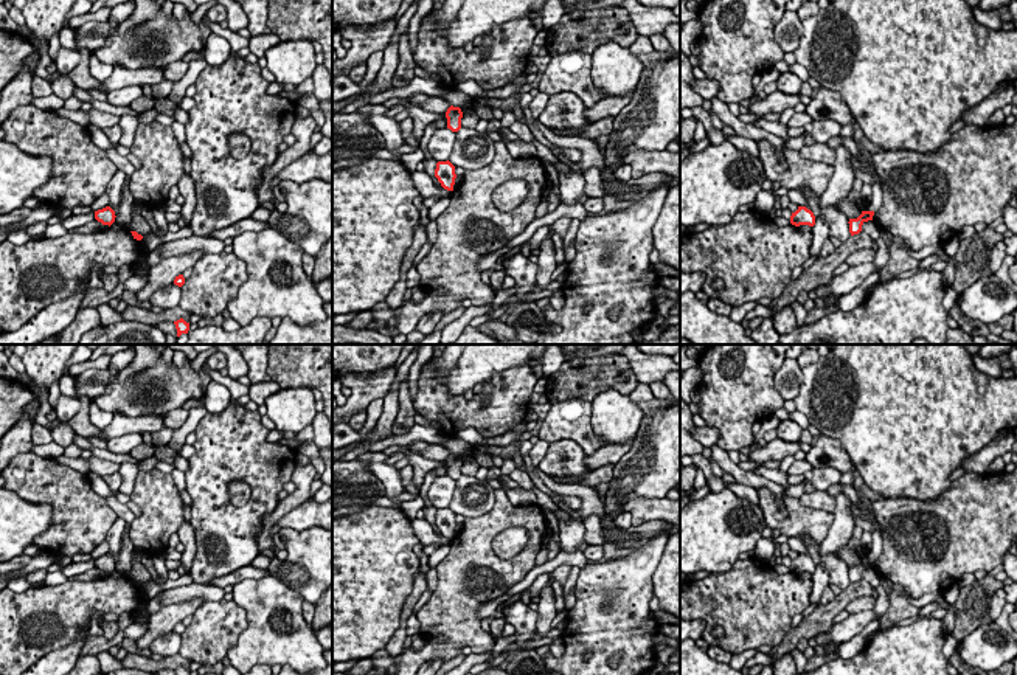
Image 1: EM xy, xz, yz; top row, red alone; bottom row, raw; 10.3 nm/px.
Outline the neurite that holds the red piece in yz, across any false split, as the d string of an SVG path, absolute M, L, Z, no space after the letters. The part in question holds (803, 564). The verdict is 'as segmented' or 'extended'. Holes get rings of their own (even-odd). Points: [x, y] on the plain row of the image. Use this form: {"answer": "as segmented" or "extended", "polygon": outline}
{"answer": "as segmented", "polygon": "M798 554L798 557L795 560L792 560L792 563L790 563L790 571L795 574L800 574L800 573L814 574L815 573L815 563L806 554Z"}

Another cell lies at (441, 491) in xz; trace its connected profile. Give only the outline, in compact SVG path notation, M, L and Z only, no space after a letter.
M447 475L438 476L432 483L427 493L432 506L435 506L436 509L447 509L452 501L455 487L456 487L456 481L452 479L450 476Z

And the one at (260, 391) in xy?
M258 382L250 385L248 397L253 400L258 407L264 405L266 399L275 393L278 393L281 388L276 382Z

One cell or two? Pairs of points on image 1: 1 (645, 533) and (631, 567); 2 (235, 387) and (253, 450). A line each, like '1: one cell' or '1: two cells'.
1: two cells
2: two cells

